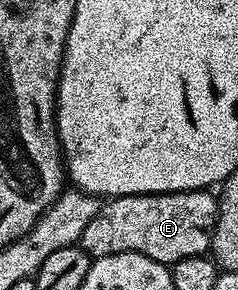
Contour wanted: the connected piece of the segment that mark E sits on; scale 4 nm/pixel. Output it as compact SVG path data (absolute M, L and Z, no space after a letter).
M210 190L115 196L107 199L92 222L84 226L80 246L91 258L135 252L173 266L180 258L205 256L210 252L217 217L218 198Z

